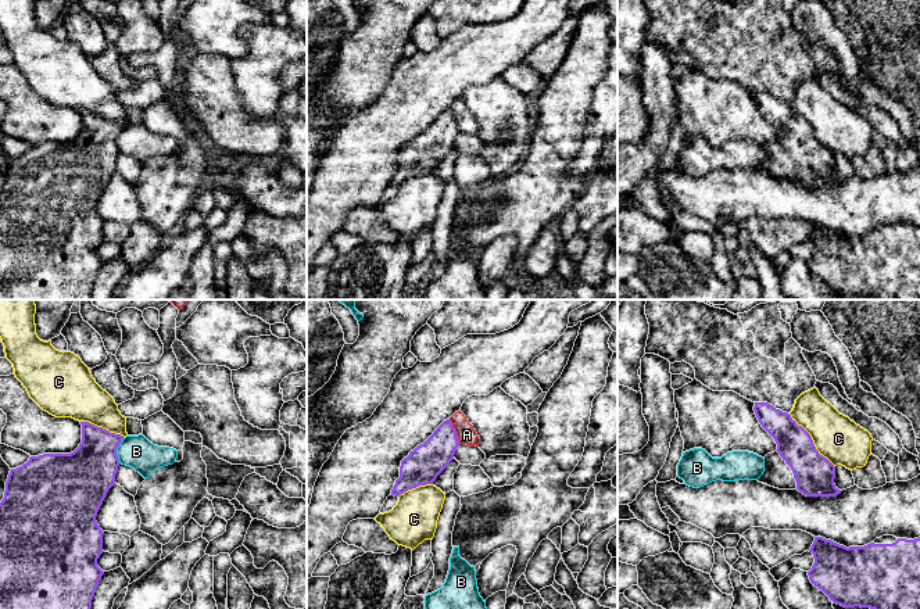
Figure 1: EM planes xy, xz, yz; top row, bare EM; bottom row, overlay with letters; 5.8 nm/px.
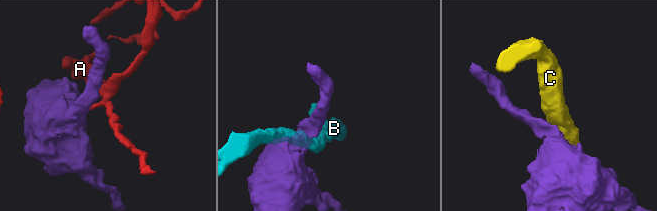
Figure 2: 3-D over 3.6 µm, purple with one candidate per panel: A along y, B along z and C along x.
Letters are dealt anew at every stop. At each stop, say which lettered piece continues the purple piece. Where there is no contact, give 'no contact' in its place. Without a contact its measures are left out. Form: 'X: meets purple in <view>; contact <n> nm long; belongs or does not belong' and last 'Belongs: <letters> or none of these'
A: meets purple in xz; contact 160 nm long; does not belong
B: meets purple in xy; contact 160 nm long; does not belong
C: meets purple in yz; contact 420 nm long; does not belong
Belongs: none of these

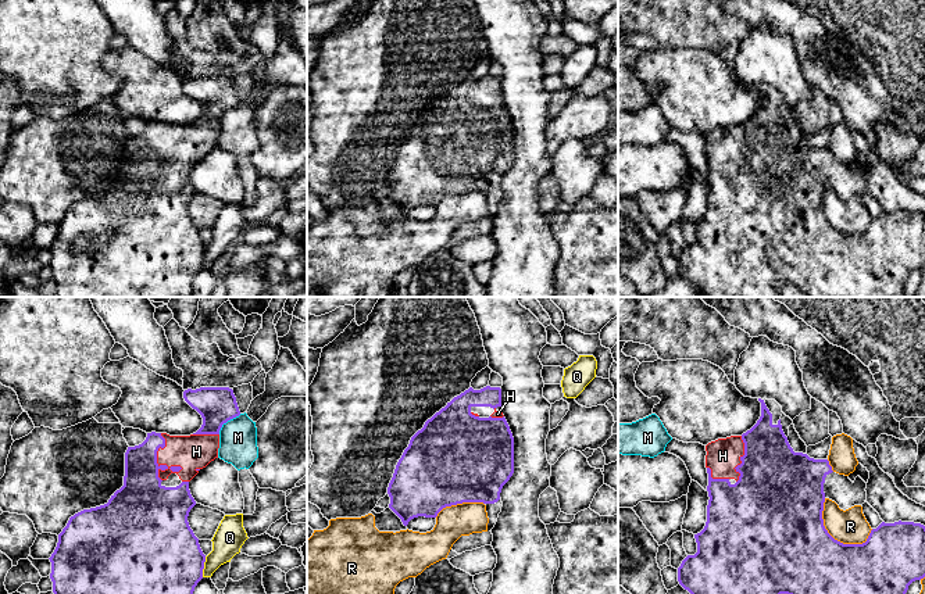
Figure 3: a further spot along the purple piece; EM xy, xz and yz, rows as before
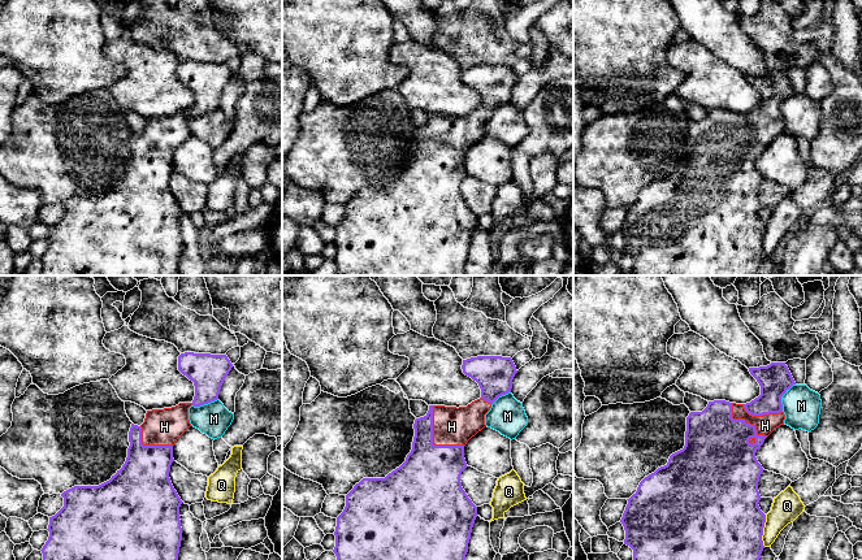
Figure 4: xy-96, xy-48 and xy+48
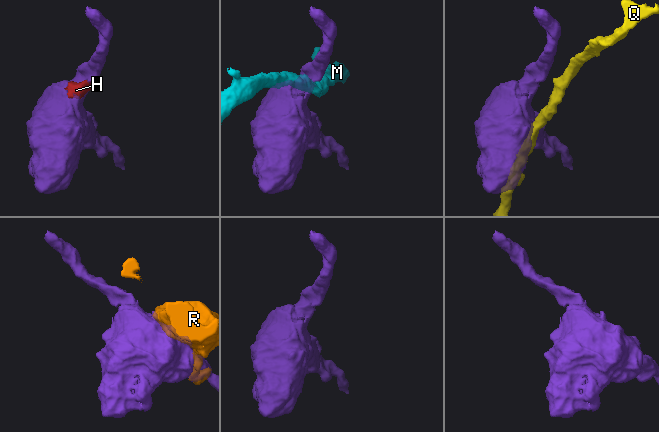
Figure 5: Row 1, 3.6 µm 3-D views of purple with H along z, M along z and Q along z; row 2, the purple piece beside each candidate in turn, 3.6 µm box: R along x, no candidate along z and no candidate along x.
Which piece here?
H: meets purple in xy; contact 280 nm long; belongs
M: meets purple in xy; contact 180 nm long; does not belong
Q: meets purple in xy; contact 120 nm long; does not belong
R: meets purple in yz; contact 360 nm long; does not belong
Belongs: H

